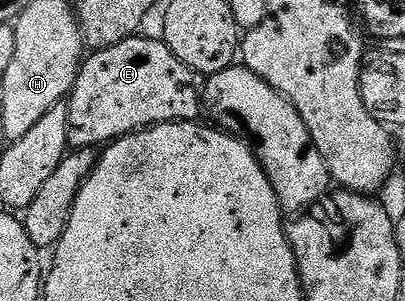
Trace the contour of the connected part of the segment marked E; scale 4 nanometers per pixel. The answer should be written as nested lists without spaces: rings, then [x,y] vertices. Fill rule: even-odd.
[[[135,37],[120,41],[120,45],[106,47],[103,51],[94,51],[85,56],[78,69],[78,80],[68,96],[70,109],[70,128],[68,141],[70,147],[101,148],[116,139],[131,135],[134,131],[143,131],[145,127],[155,127],[158,123],[181,123],[194,121],[204,111],[204,79],[192,70],[161,38],[142,39]]]

